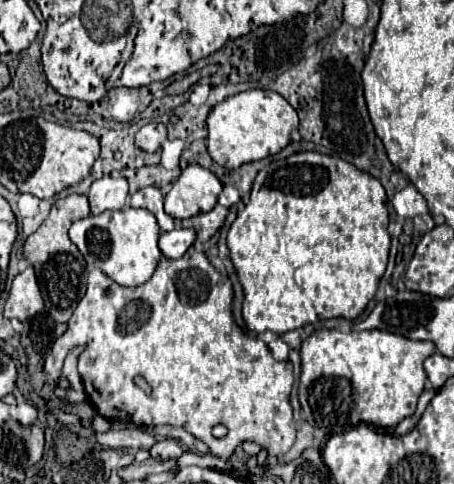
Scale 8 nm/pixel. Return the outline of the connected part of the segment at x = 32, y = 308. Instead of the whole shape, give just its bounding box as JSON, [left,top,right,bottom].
[5,266,43,320]

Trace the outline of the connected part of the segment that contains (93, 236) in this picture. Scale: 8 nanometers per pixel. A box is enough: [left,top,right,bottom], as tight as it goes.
[69,206,161,286]

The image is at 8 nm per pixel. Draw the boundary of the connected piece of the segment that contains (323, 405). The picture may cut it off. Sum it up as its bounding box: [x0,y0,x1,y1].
[299,330,435,434]

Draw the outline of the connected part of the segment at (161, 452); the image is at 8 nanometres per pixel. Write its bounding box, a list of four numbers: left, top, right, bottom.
[149,438,183,460]

